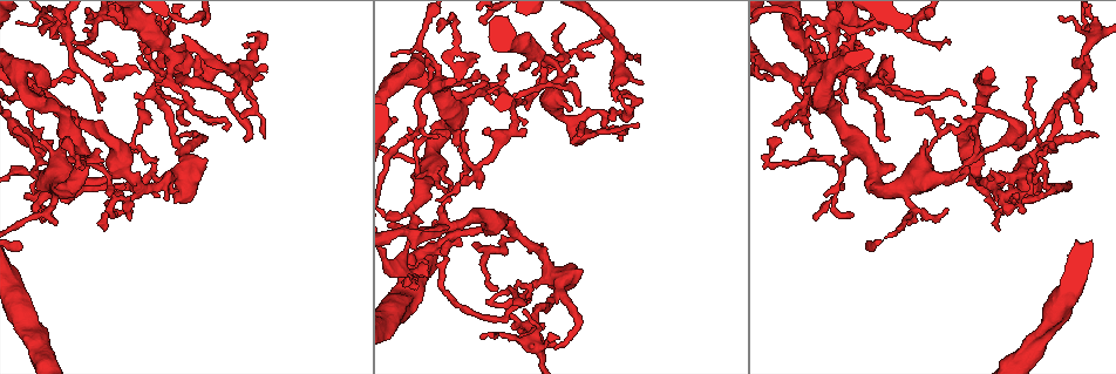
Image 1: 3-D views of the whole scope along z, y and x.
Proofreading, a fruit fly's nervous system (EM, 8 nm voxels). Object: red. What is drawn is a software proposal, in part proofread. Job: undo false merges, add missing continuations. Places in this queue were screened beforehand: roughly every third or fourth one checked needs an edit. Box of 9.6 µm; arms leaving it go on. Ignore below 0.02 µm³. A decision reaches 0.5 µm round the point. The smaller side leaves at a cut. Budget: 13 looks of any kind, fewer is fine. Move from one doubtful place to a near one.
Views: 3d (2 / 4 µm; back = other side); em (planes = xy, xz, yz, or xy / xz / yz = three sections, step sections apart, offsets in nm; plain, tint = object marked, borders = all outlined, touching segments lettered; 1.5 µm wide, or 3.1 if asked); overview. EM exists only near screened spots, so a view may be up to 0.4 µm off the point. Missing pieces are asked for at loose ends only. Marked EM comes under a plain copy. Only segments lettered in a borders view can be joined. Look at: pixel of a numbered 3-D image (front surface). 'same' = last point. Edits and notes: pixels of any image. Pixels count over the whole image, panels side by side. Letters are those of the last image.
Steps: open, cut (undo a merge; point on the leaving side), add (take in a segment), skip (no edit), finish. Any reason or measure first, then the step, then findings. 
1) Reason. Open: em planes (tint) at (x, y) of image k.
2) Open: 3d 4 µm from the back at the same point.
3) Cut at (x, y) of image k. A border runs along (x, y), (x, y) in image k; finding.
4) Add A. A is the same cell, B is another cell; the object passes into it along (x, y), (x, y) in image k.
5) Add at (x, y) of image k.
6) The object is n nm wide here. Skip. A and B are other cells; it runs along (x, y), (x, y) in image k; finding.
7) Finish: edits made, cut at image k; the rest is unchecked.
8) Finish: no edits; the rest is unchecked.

Open: 3d 4 µm at (803, 88) of image 1.

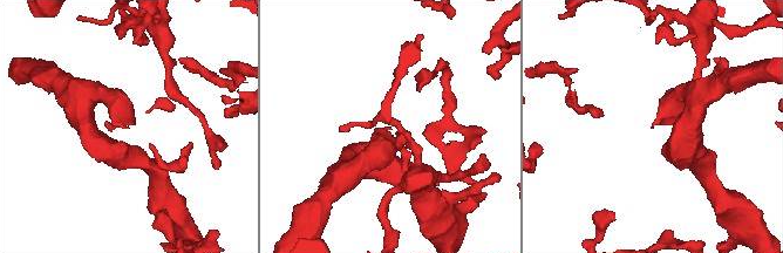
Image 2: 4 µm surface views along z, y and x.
Open: em xy step 8 (tint) at (651, 127) of image 2.

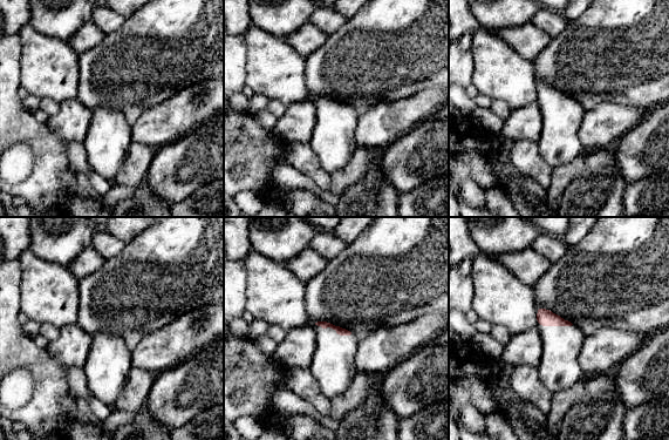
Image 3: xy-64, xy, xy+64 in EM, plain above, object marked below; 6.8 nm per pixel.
Another direction. Open: em xz step 8 (borders) at the same point.

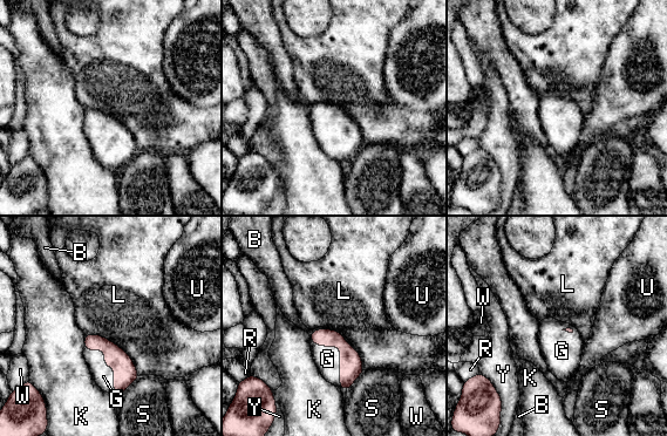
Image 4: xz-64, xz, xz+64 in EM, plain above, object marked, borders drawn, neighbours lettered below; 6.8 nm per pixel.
Add G. G is the same cell, B, K, L, R, S, U, W and Y are other cells; it goes on there.

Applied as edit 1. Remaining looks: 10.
Redraw. Open: overview.

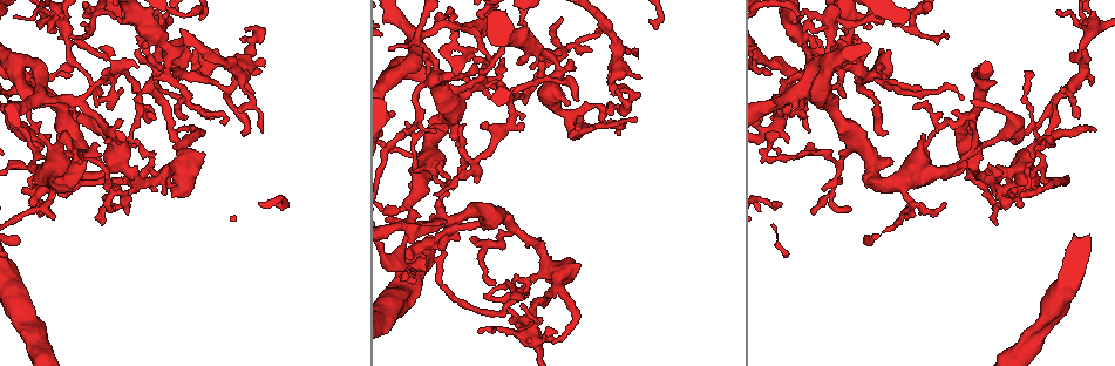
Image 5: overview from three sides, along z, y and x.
Thin end. Open: 3d 4 µm at (59, 36) of image 5.

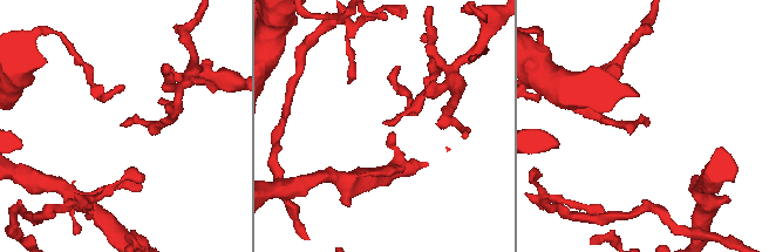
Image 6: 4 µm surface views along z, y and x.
Now the EM. Open: em planes (tint) at (646, 126) of image 6.

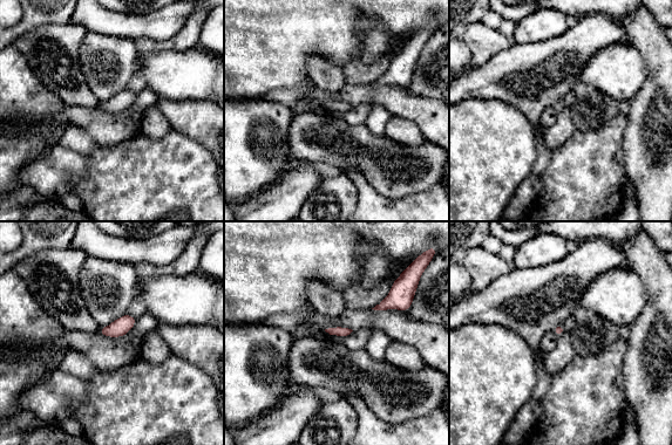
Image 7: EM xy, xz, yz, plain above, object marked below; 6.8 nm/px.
Open: em planes (borders) at the same point.

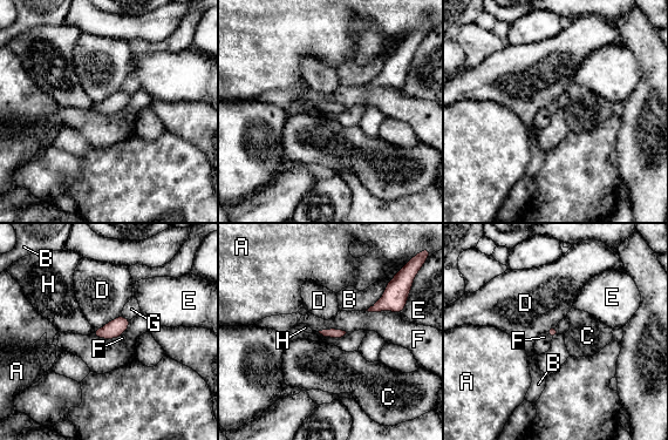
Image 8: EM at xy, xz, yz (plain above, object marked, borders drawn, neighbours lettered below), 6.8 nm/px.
Skip. A, B, C, D, E, F, G and H are other cells; none of them fits.

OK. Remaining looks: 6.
Sharp bend. Open: 3d 4 µm at (106, 97) of image 5.

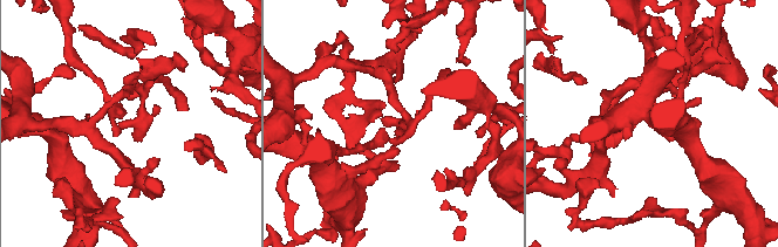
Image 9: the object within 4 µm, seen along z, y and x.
Open: em planes (borders) at (397, 124) of image 9.

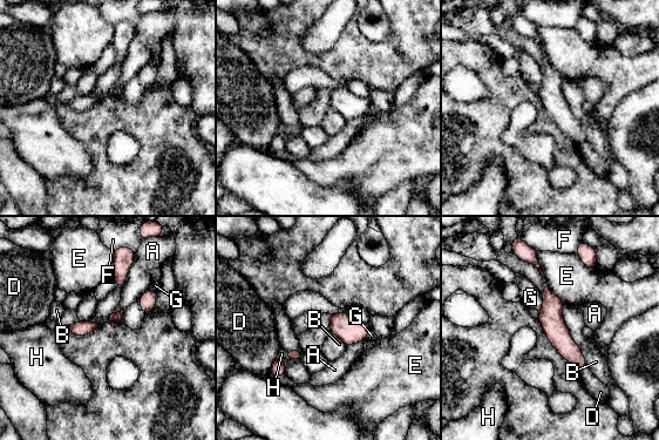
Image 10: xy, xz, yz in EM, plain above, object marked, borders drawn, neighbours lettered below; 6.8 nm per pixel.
Skip. A, B, D, E, F, G and H are other cells; it runs along (547, 291), (551, 322), (582, 364) in image 10; all the same neuron.

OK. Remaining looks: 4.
Thin end. Open: em yz step 4 (borders) at (871, 26) of image 5.

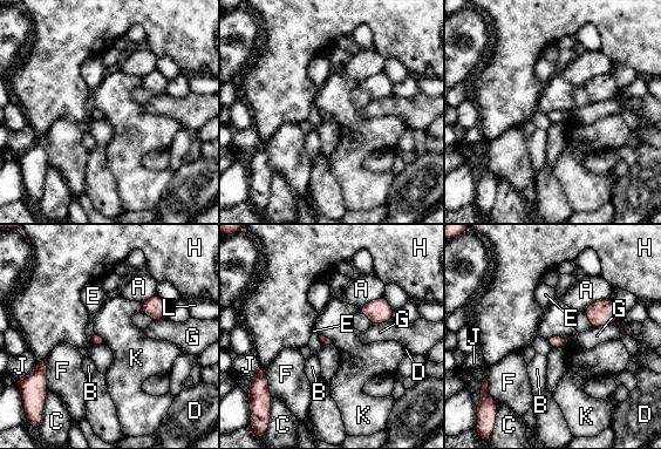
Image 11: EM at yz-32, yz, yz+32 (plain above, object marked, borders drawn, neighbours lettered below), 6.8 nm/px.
Open: em planes (borders) at the same point.

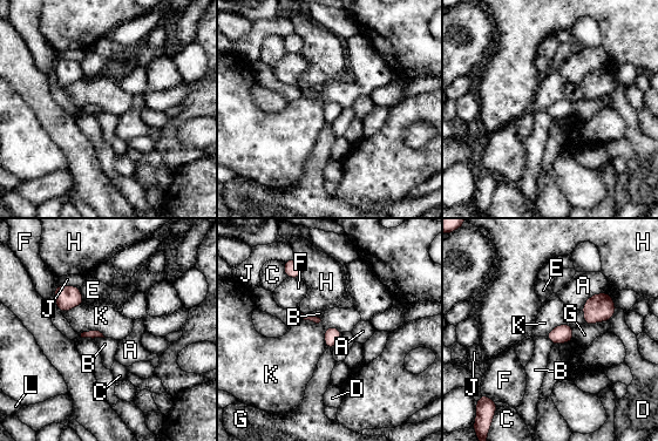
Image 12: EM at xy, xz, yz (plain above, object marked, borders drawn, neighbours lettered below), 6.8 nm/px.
Skip. A, B, C, D, E, F, G, H, J, K and L are other cells; a border runs along (602, 321), (584, 324) in image 12; none of them fits.

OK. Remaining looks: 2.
An open end. Open: em planes (borders) at (179, 131) of image 5.

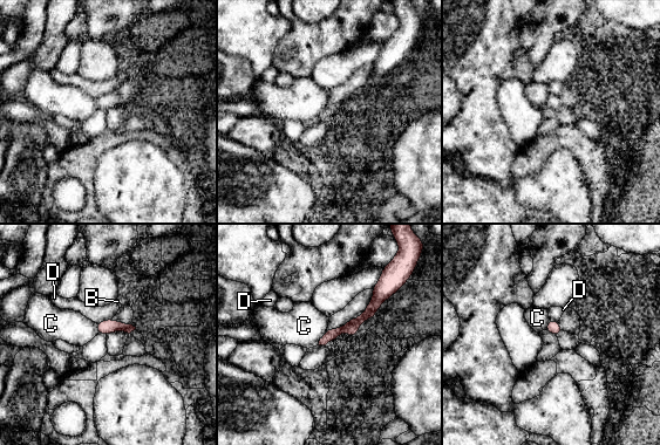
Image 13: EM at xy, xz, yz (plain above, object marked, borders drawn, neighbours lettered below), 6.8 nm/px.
The object is 90 nm wide here. Skip. B, C and D are other cells; a border runs along (326, 329), (317, 344) in image 13; no lettered segment goes on from it.

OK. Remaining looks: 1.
Finish: edits made, add at image 4; the rest is unchecked.

